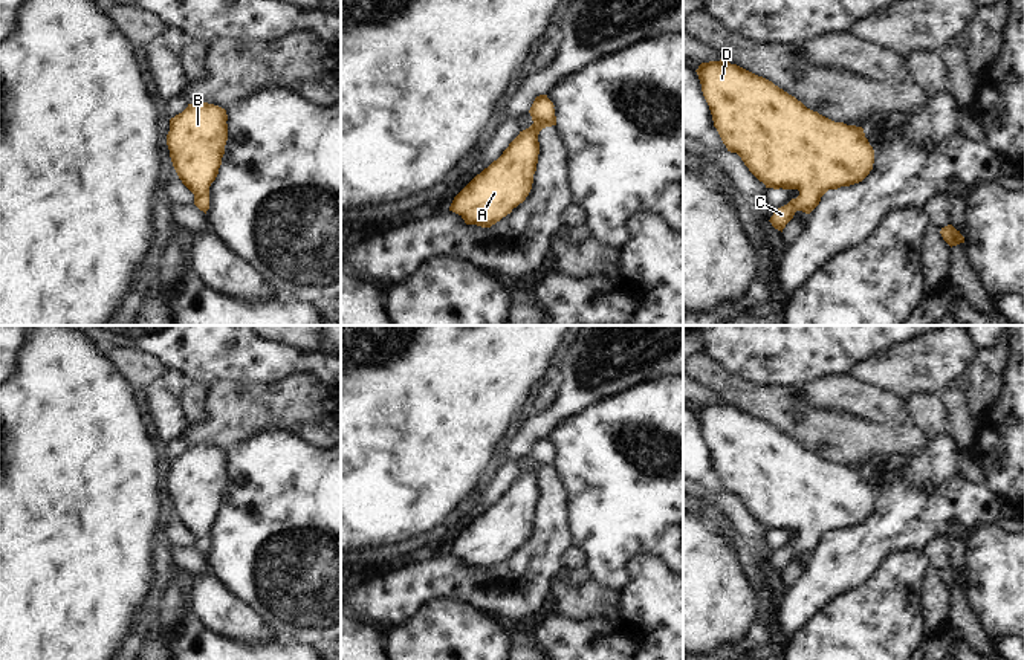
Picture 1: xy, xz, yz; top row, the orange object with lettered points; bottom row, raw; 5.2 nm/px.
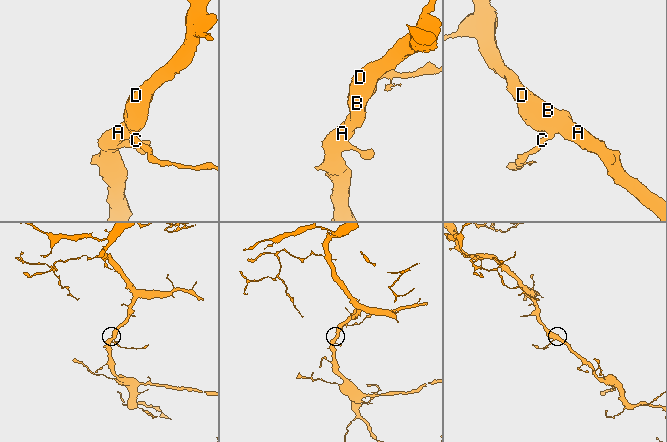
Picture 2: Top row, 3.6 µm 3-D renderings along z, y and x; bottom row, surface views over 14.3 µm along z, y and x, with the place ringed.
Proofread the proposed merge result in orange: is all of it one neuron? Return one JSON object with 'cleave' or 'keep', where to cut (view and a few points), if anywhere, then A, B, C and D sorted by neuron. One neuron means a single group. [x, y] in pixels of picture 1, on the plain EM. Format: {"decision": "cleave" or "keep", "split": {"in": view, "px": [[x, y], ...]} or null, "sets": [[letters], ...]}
{"decision": "keep", "split": null, "sets": [["A", "B", "C", "D"]]}

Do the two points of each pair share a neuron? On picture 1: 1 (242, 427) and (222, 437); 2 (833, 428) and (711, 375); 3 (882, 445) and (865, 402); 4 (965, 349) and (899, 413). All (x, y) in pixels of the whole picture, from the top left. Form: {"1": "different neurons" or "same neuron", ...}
{"1": "same neuron", "2": "same neuron", "3": "different neurons", "4": "different neurons"}

